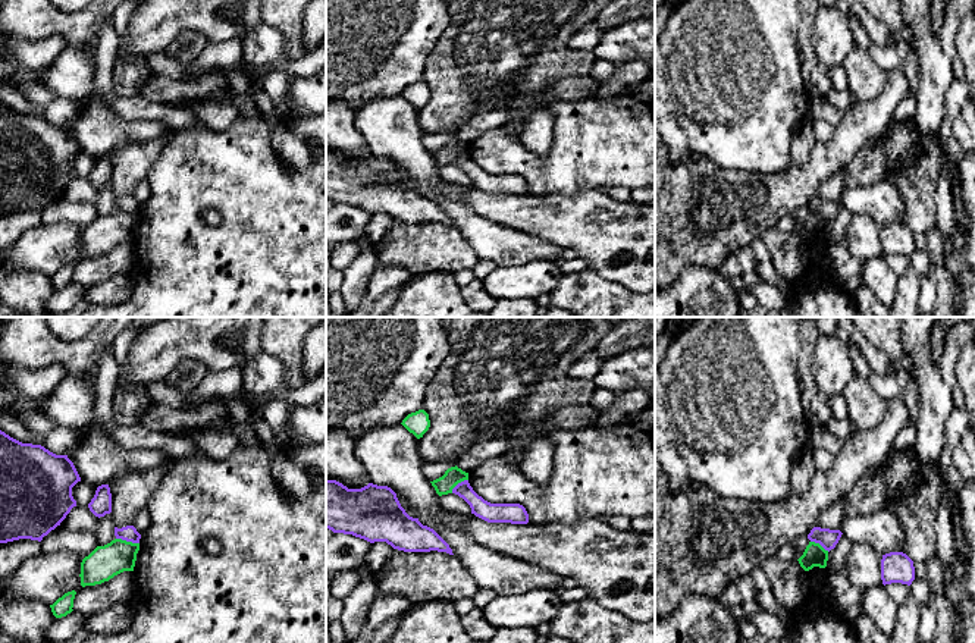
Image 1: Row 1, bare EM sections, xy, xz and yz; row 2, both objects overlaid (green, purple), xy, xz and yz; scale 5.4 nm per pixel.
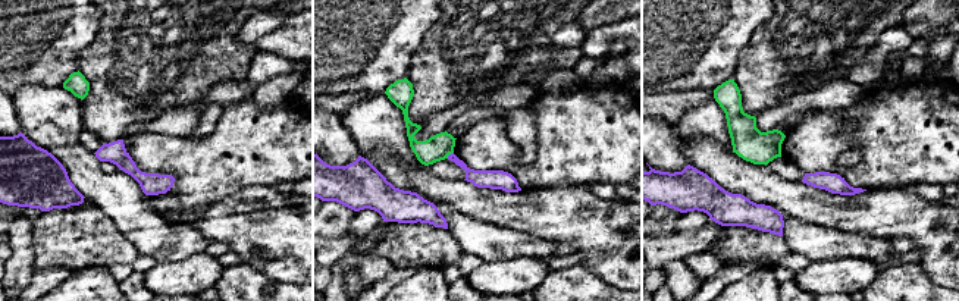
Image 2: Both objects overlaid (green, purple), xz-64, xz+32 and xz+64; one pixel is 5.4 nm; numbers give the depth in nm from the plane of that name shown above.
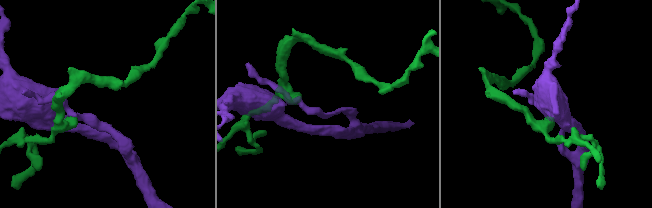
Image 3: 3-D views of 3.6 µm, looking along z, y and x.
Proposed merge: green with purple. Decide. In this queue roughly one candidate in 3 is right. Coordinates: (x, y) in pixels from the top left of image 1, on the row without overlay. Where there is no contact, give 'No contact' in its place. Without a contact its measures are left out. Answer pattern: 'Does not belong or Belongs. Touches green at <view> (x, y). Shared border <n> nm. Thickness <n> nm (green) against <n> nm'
Does not belong. Touches green at xy (128, 213). Shared border 130 nm. Thickness 180 nm (green) against 90 nm

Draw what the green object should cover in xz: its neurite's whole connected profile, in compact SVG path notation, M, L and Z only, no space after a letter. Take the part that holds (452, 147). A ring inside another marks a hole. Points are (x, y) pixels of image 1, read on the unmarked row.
M455 137L448 139L442 148L430 154L435 159L436 164L442 167L442 166L452 164L452 160L464 151L468 151L468 144L463 142Z

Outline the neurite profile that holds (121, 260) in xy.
M123 242L101 255L82 258L75 266L72 280L88 289L116 275L132 275L135 261L137 253L134 242Z

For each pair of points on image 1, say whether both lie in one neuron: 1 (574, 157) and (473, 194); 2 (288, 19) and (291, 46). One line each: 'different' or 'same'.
1: different
2: same

